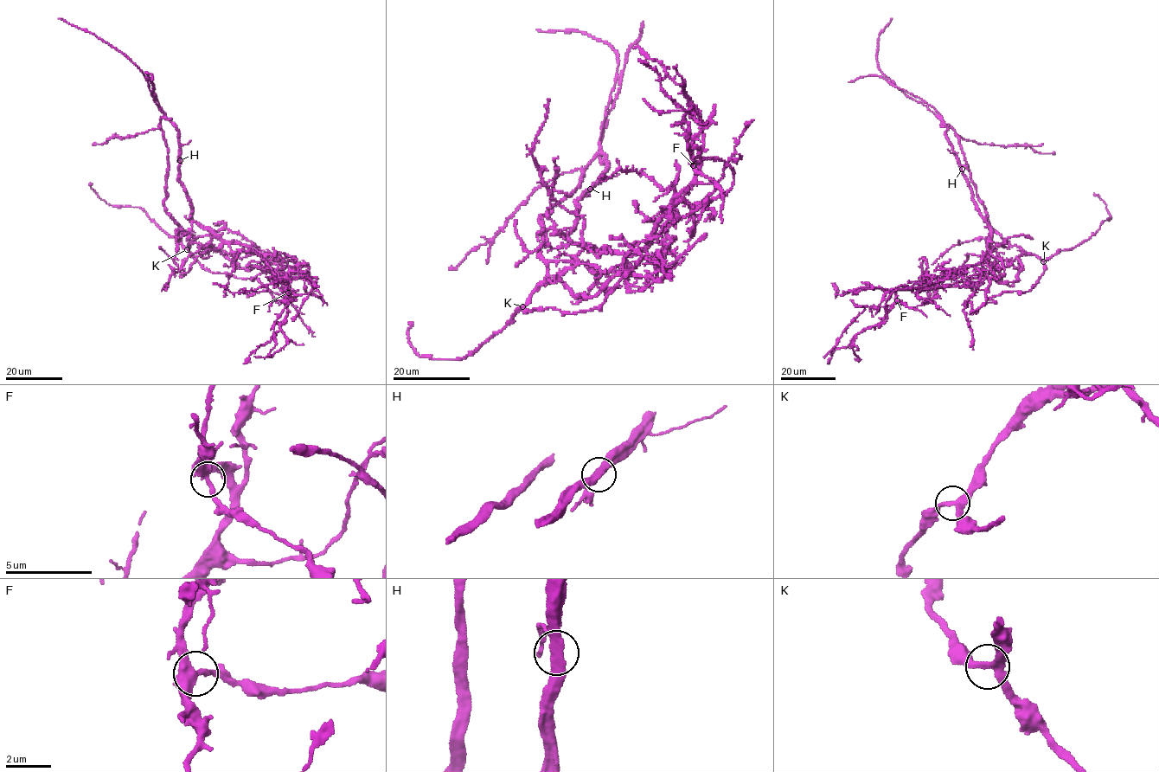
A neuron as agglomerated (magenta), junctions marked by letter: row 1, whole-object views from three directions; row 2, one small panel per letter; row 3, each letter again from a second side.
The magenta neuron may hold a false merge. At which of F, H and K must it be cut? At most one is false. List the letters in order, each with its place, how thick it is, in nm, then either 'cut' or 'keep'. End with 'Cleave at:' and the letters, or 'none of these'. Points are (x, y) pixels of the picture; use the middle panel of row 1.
F: place (693, 165); calibre 360 nm; keep
H: place (590, 189); calibre 320 nm; keep
K: place (522, 306); calibre 240 nm; keep
Cleave at: none of these

